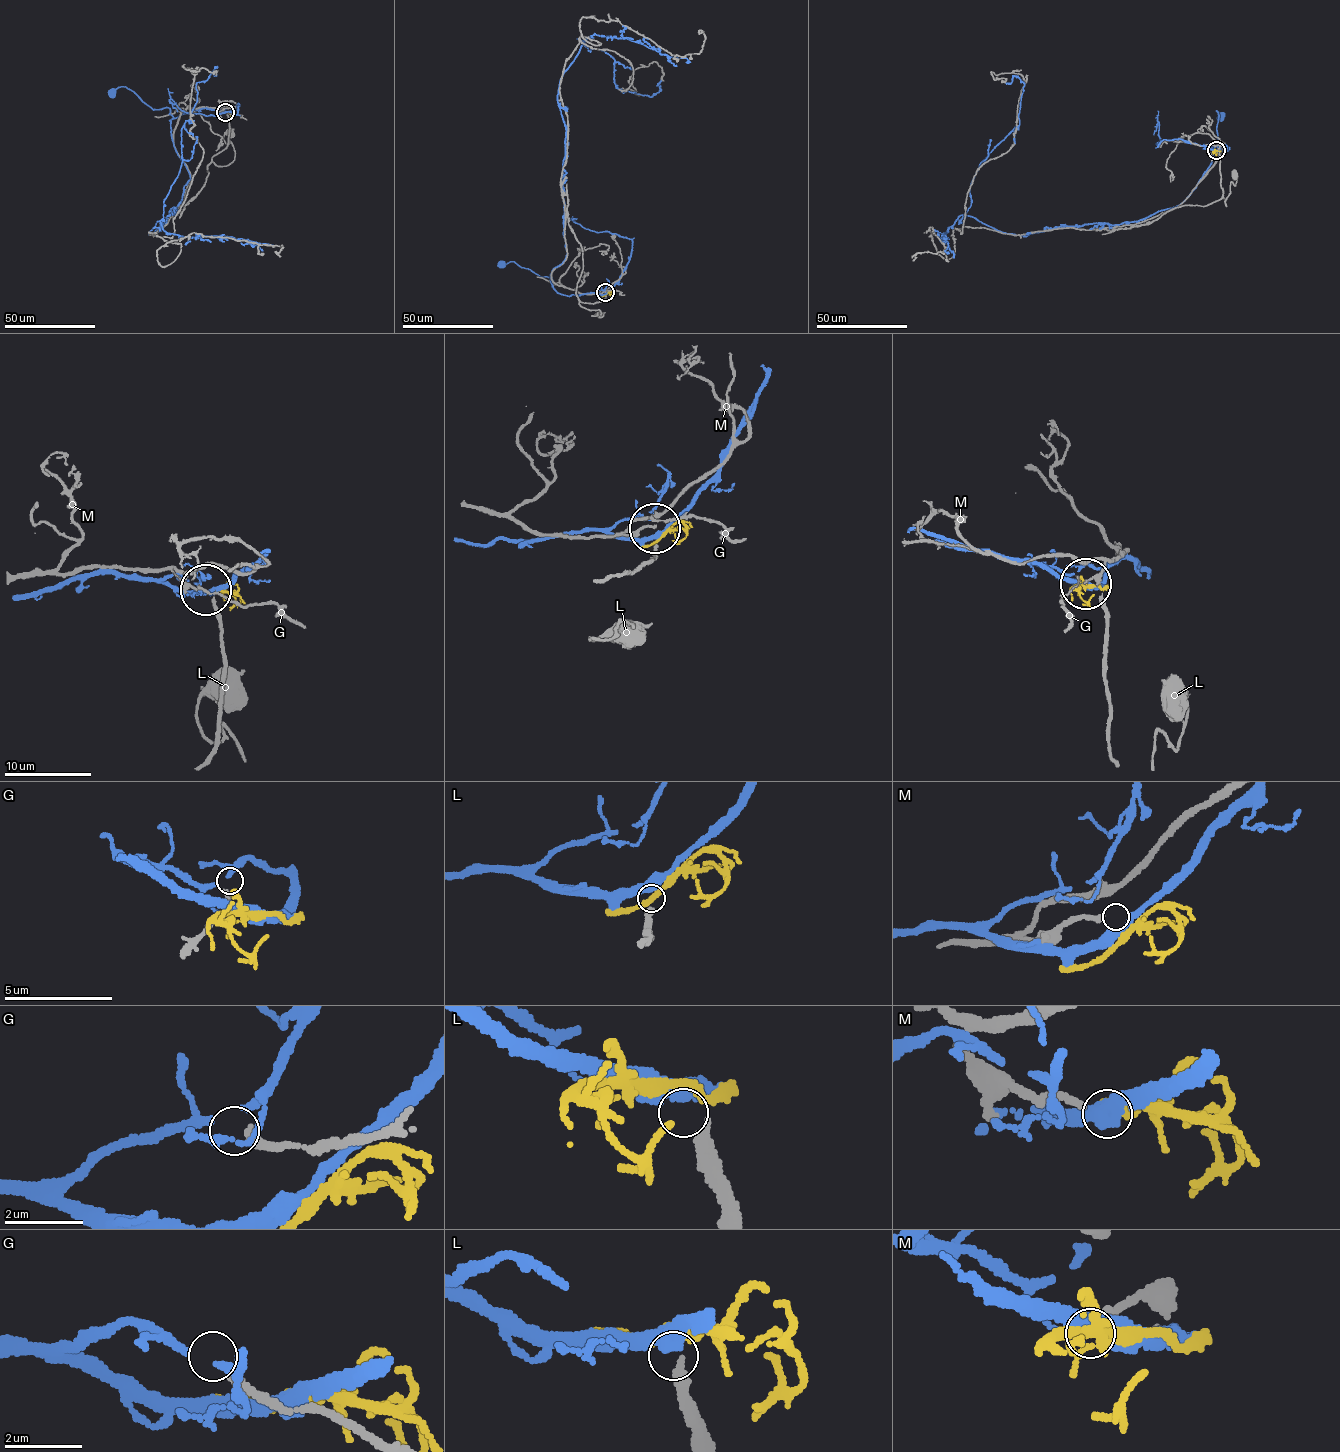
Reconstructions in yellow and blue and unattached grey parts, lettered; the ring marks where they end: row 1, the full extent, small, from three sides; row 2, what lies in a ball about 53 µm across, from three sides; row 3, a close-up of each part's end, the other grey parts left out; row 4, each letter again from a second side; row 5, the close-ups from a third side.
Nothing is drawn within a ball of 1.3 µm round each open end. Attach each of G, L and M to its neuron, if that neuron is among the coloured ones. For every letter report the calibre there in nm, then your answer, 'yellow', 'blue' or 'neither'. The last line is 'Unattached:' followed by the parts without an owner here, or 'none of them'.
G: 200 nm thick; neither
L: 340 nm thick; neither
M: 200 nm thick; neither
Unattached: G, L, M

